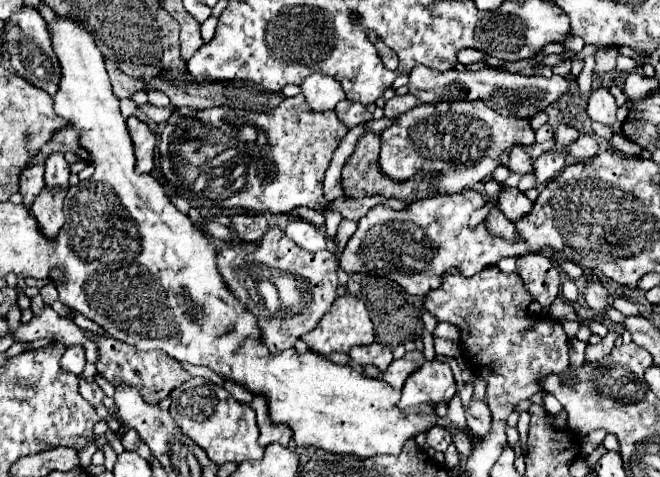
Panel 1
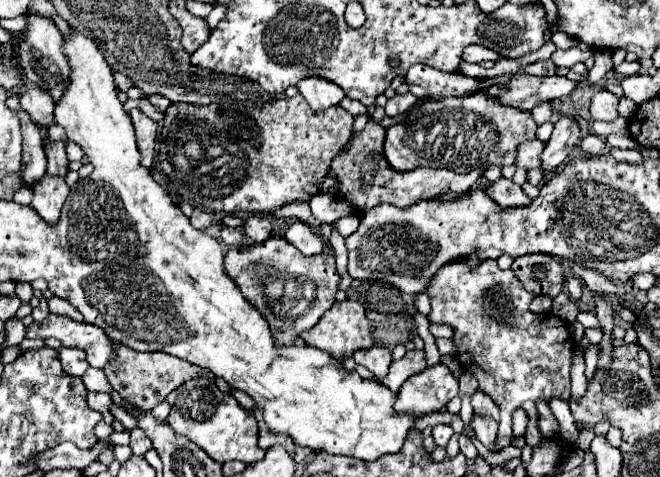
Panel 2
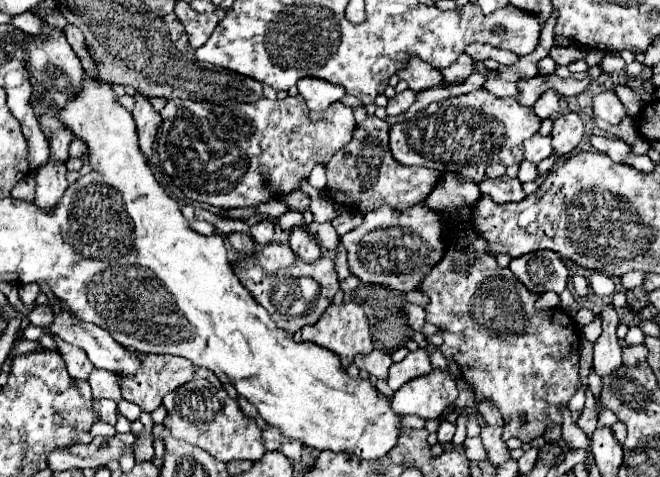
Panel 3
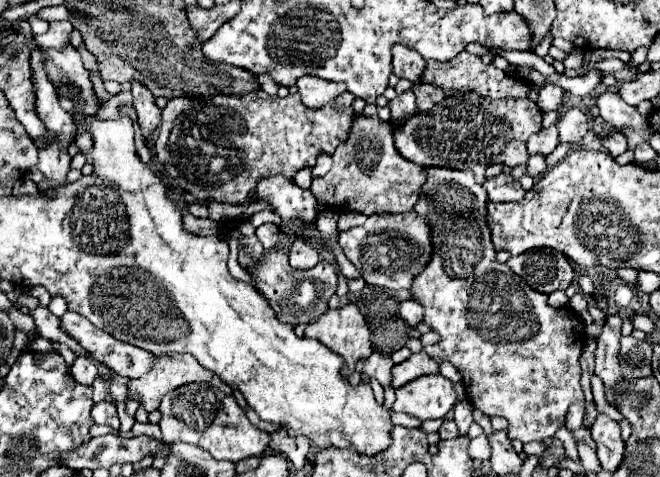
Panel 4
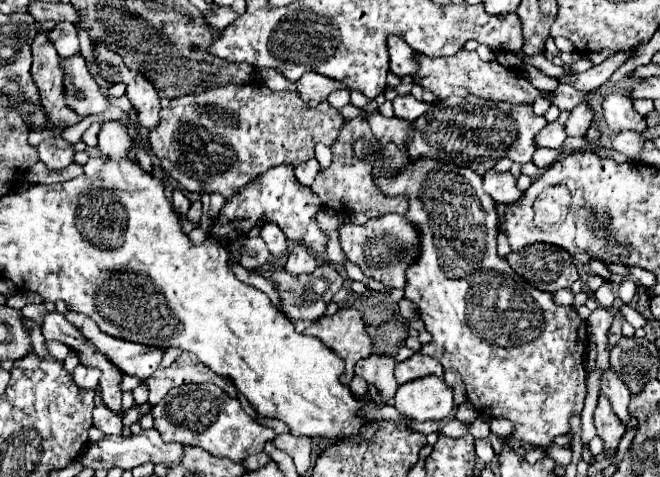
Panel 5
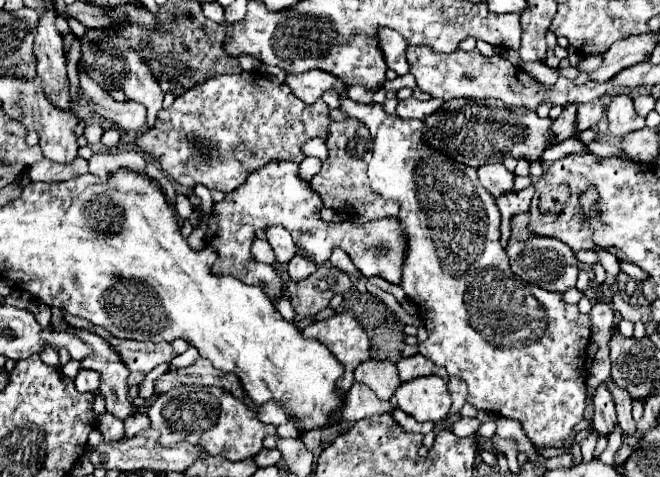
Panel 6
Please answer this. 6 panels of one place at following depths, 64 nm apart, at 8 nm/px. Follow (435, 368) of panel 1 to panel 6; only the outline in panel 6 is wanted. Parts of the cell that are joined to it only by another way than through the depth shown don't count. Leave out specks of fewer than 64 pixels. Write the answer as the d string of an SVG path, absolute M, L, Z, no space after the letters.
M440 376L408 380L396 390L398 408L418 422L442 422L450 412L450 392Z

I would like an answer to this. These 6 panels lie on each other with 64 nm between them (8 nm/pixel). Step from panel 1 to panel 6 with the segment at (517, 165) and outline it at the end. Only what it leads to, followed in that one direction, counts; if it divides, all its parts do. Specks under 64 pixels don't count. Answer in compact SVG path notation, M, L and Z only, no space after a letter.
M578 104L564 106L562 114L554 120L550 130L556 132L556 140L558 142L562 142L562 140L566 140L566 138L576 134L576 108L578 108Z

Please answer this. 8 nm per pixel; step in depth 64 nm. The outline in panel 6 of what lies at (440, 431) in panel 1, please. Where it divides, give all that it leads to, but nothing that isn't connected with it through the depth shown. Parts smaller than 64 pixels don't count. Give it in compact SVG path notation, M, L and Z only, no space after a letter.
M458 418L452 424L452 432L456 436L476 436L478 428L480 428L480 420L478 418Z

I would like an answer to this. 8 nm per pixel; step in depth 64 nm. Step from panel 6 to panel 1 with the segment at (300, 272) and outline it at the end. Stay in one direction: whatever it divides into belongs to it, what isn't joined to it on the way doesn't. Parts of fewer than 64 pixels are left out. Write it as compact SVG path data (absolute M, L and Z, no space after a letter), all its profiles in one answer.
M292 220L286 228L286 236L290 240L294 240L306 252L318 252L318 250L326 248L324 234L316 226L312 226L304 220Z

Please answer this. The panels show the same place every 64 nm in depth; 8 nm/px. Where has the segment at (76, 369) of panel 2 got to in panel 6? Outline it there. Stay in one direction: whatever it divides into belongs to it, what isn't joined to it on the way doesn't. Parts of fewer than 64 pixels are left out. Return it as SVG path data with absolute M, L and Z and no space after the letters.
M80 370L74 384L78 392L96 392L100 388L100 374L94 370Z

